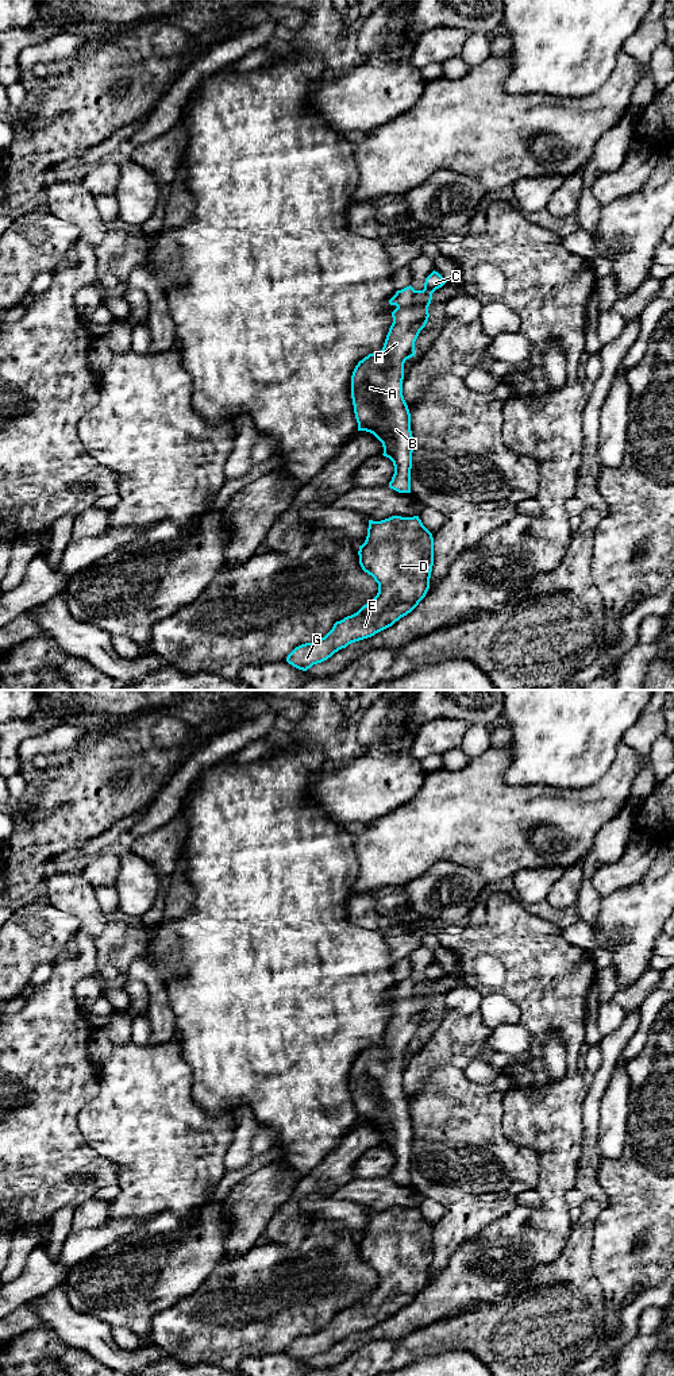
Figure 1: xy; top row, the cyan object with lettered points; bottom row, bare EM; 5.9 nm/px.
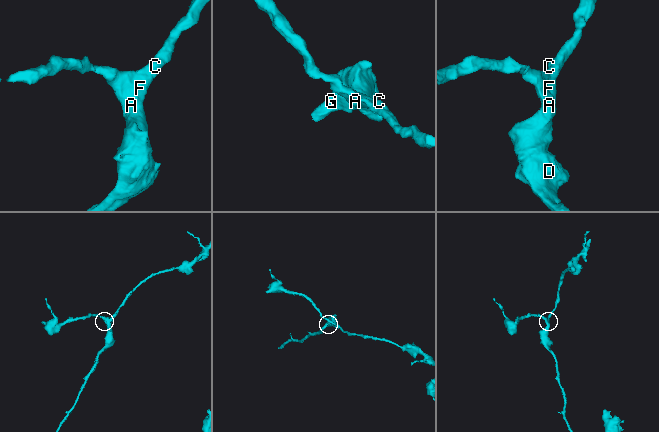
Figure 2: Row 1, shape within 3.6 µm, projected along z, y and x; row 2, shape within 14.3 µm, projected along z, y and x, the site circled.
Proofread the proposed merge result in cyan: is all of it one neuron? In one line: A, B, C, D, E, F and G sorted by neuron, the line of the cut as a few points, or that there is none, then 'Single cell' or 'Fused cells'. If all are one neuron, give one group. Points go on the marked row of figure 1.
Groups: A B C D E F G. No split. Single cell

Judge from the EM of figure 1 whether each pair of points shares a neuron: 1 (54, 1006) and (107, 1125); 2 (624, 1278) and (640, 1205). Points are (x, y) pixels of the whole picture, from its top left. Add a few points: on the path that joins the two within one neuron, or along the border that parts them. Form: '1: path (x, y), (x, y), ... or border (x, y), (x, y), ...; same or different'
1: border (100, 1067), (99, 1091), (77, 1114), (77, 1125); different
2: path (624, 1260), (632, 1233), (640, 1222); same

